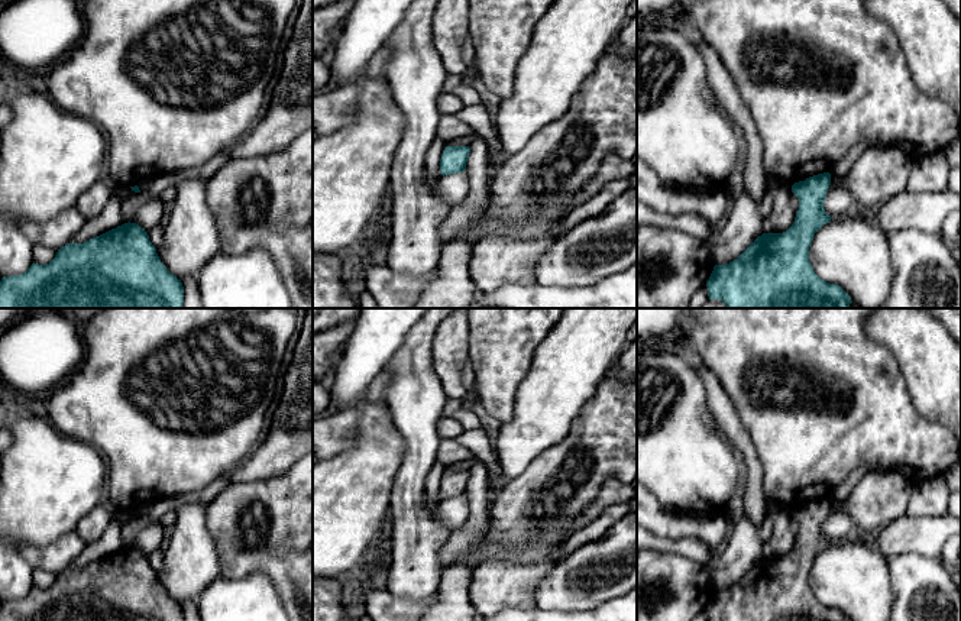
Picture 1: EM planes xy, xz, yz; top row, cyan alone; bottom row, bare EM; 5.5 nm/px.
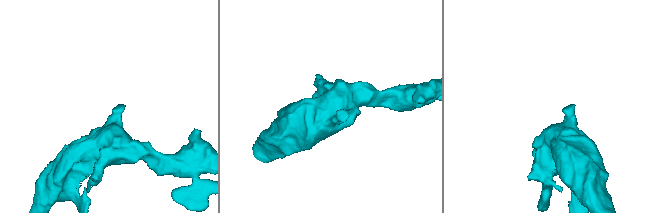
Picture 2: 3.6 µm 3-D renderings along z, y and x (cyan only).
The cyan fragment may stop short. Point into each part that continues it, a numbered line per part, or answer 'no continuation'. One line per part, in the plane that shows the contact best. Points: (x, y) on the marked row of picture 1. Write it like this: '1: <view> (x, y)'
no continuation

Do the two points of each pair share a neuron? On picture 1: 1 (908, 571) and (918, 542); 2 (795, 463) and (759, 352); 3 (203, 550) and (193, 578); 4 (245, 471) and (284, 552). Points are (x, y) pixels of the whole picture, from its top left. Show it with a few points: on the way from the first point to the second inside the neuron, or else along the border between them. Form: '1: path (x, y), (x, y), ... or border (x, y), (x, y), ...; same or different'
1: border (938, 558), (899, 553), (889, 563); different
2: path (795, 436), (795, 420), (770, 379); same
3: path (196, 558), (193, 560), (193, 571); same
4: border (284, 474), (275, 478), (232, 484); different

